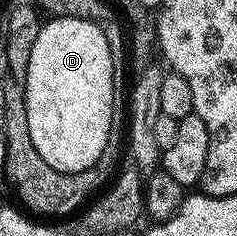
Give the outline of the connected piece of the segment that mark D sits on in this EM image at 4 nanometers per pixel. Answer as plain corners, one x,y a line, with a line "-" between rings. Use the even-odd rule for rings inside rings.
76,16
74,18
54,18
44,21
39,27
39,35
33,44
33,52
29,56
27,69
27,119
29,120
29,136
33,136
33,148
41,152
41,160
49,164
60,175
79,174
82,170
90,170
95,162
107,150
107,141
111,138
111,125
115,122
115,58
111,41
105,36
102,25
91,22
87,18

